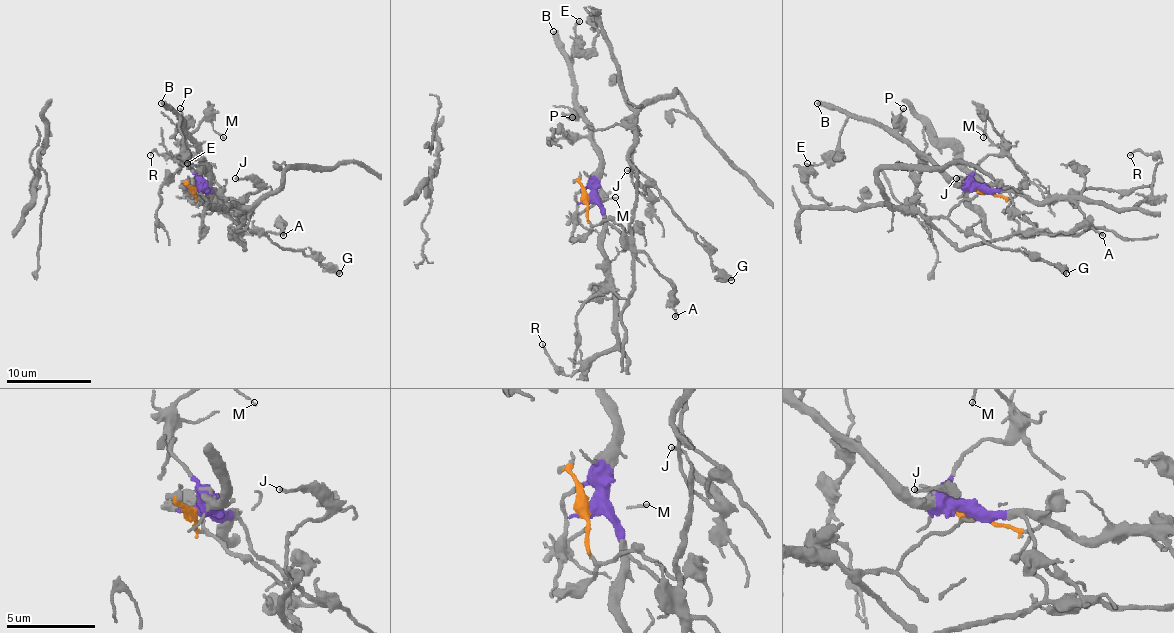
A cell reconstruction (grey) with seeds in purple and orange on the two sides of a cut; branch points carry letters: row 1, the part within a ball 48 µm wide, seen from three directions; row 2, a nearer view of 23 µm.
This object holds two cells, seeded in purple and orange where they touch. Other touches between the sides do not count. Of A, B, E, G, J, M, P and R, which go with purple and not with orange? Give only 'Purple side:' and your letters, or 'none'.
Purple side: A, B, E, M, P, R

